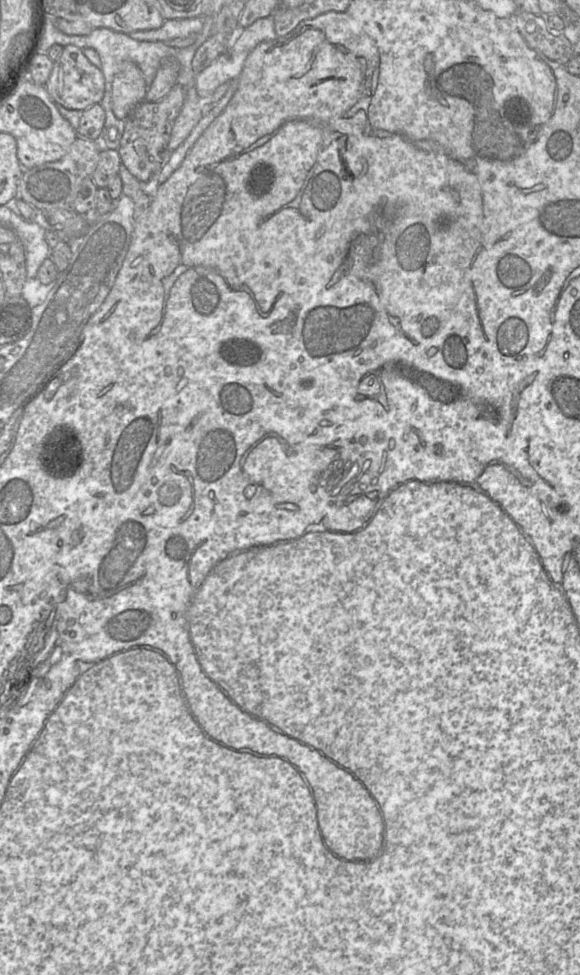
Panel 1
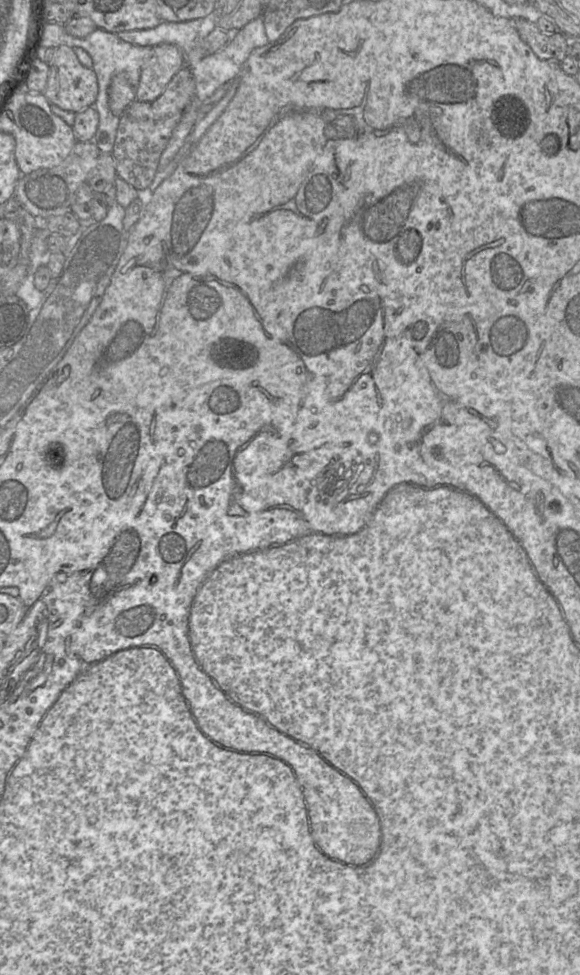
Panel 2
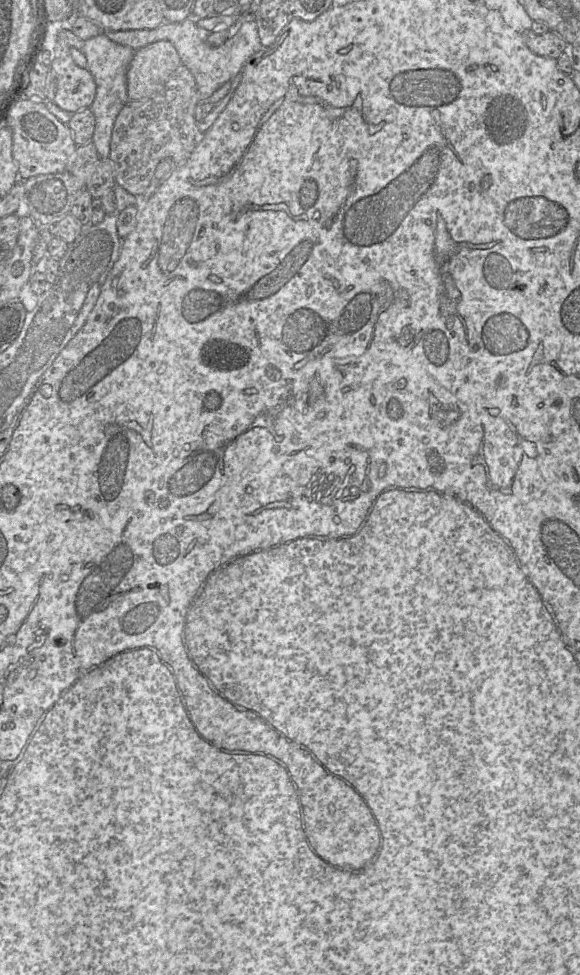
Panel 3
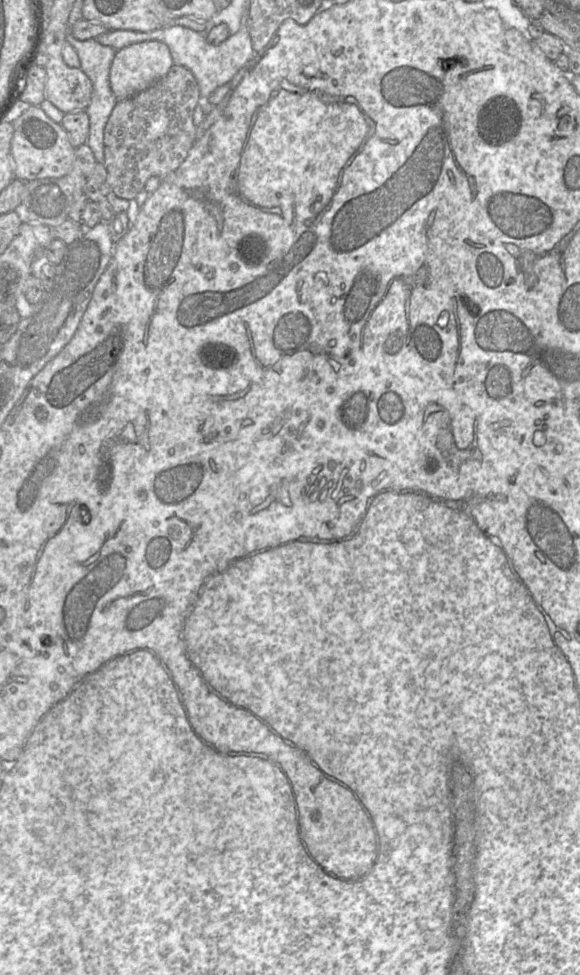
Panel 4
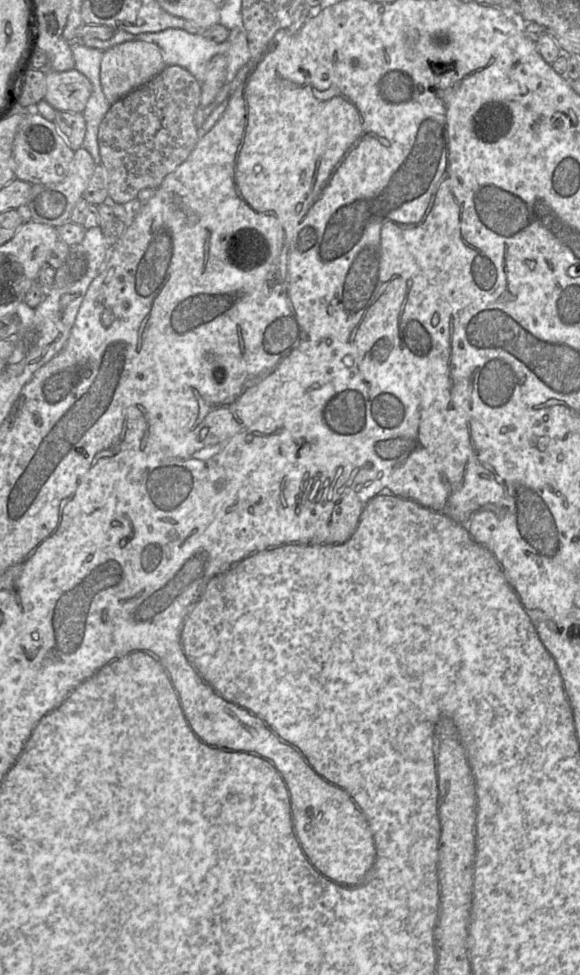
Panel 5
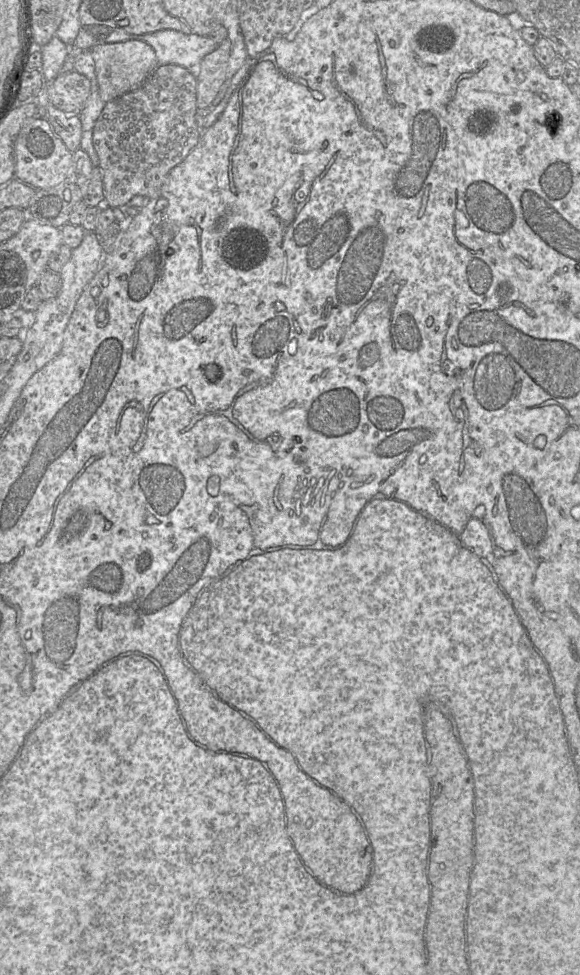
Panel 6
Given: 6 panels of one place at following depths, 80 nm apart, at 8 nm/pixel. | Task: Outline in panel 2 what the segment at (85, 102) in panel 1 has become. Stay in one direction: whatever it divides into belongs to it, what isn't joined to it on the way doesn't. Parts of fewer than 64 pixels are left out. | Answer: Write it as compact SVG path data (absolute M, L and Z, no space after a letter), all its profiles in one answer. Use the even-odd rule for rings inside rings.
M61 45L52 58L44 96L69 112L92 107L98 95L98 81L93 69L83 66L73 48Z

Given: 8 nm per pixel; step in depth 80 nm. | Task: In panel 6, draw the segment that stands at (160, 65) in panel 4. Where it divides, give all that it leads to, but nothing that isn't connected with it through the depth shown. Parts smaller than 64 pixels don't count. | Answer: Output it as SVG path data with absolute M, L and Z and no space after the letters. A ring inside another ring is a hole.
M142 41L101 43L90 49L95 62L95 74L101 99L107 103L137 90L159 65L154 49Z

